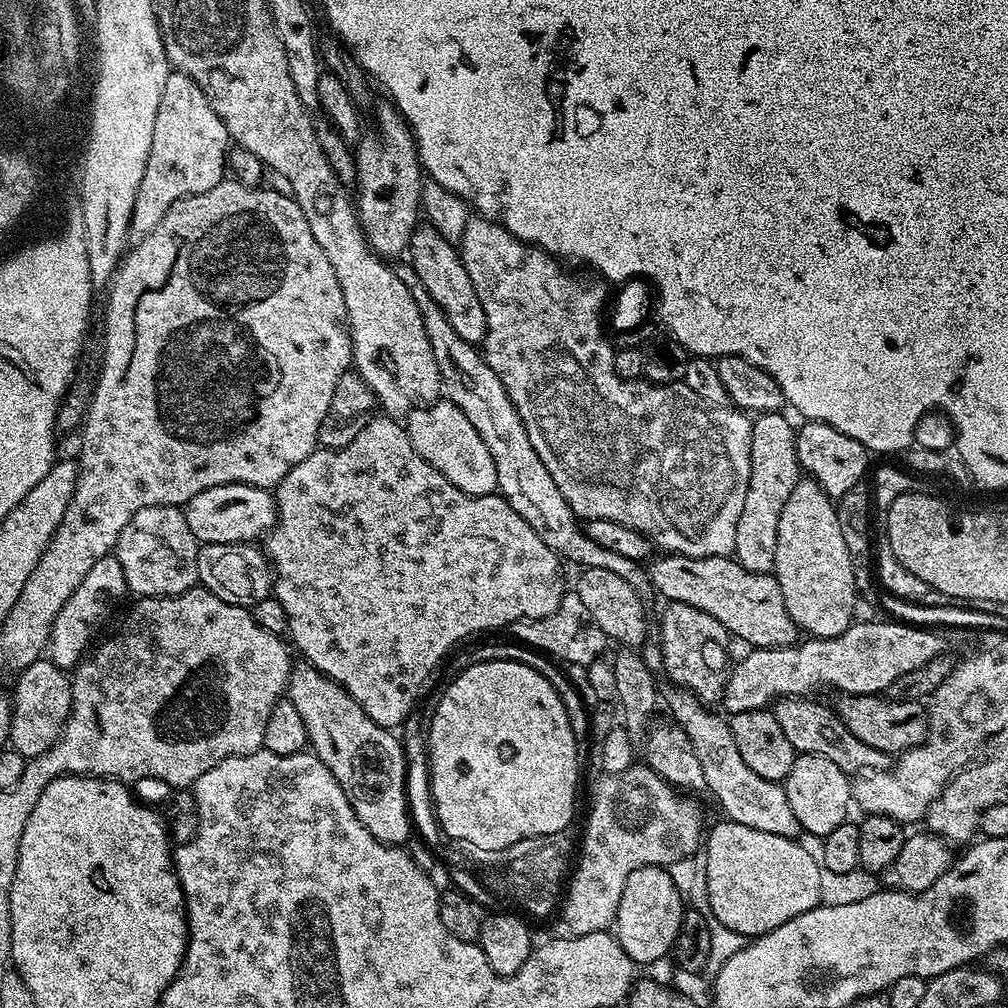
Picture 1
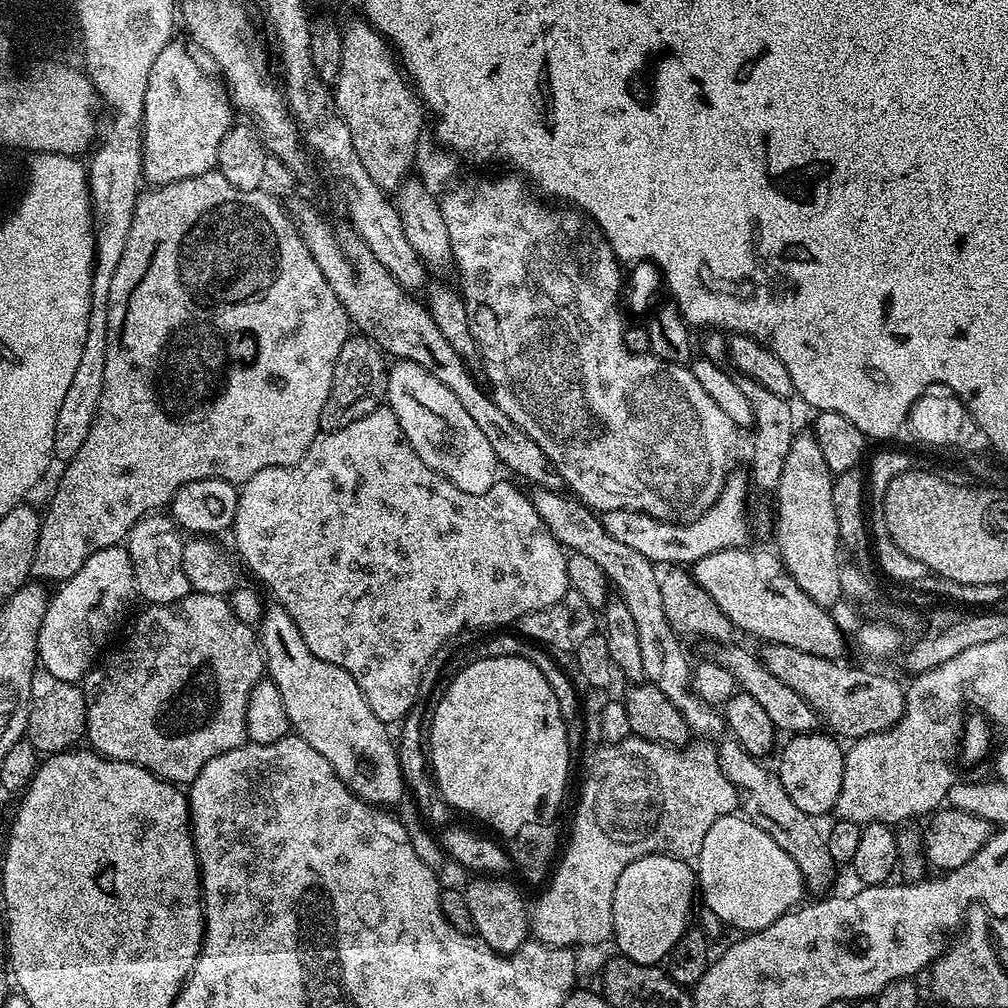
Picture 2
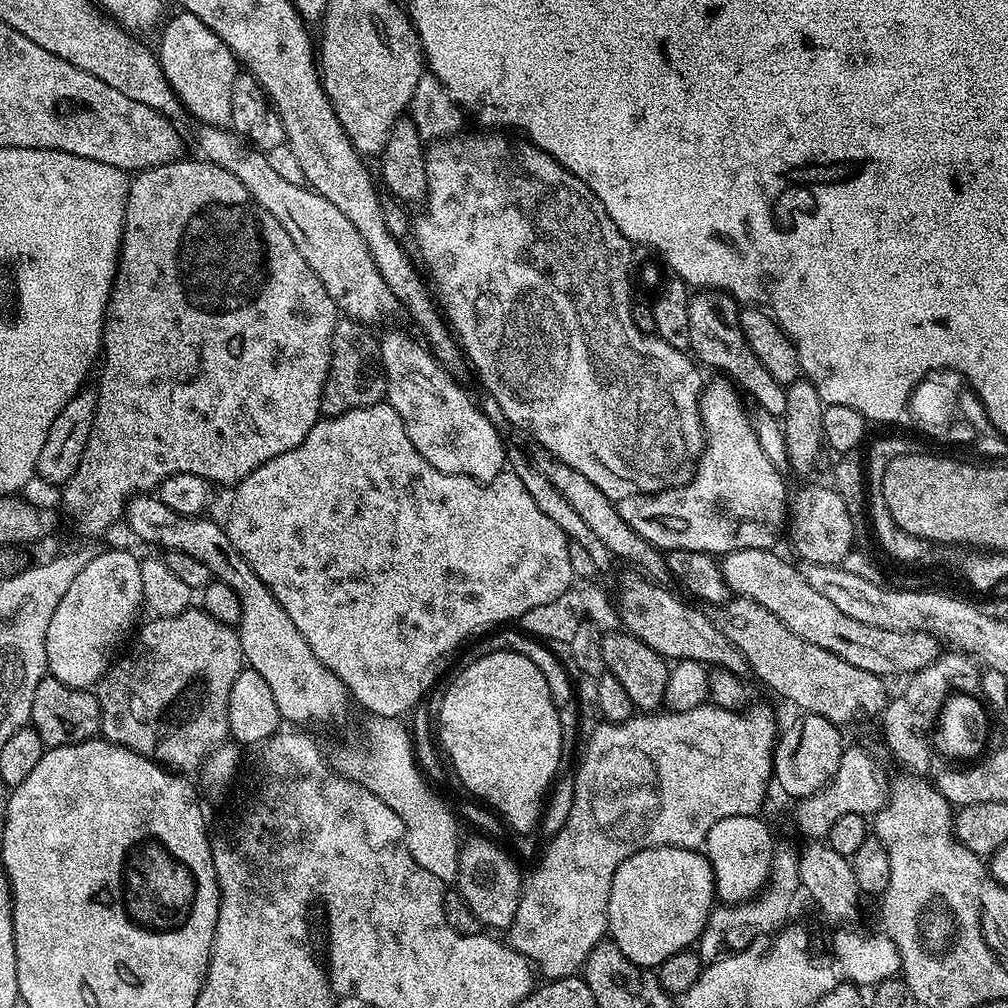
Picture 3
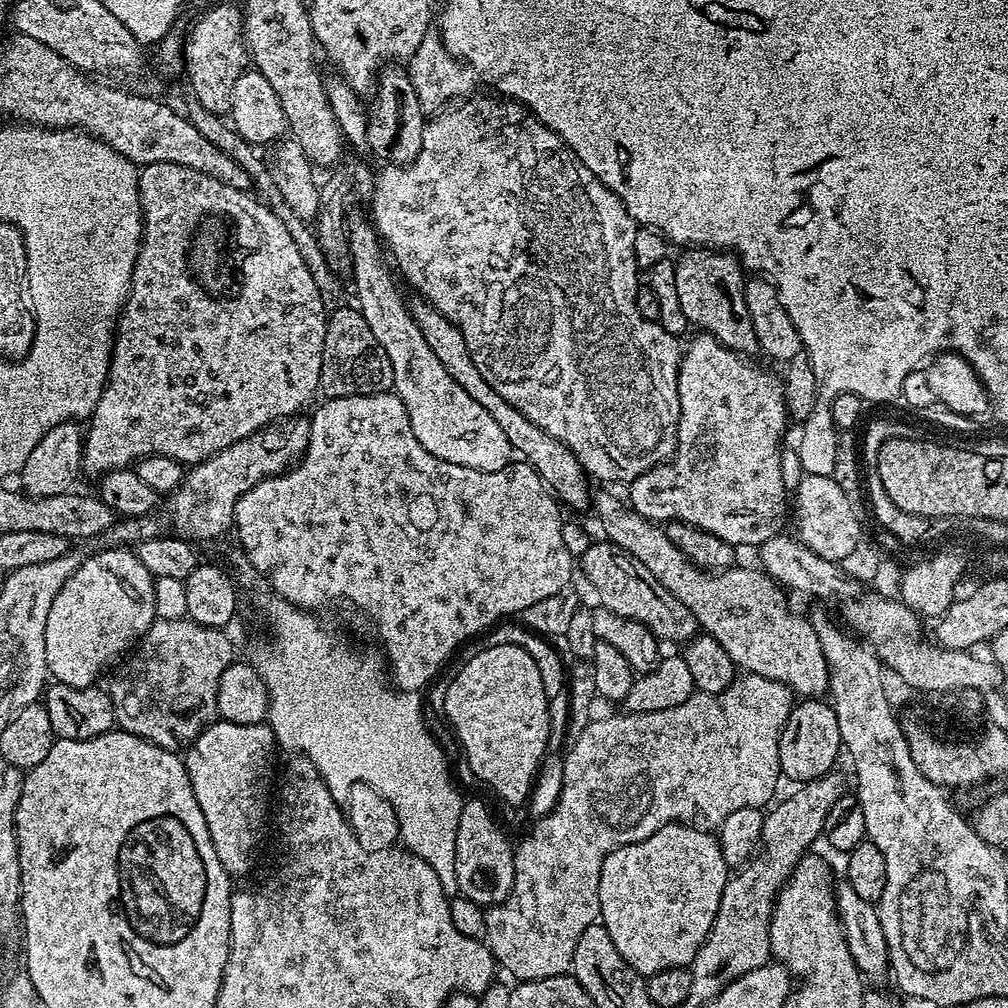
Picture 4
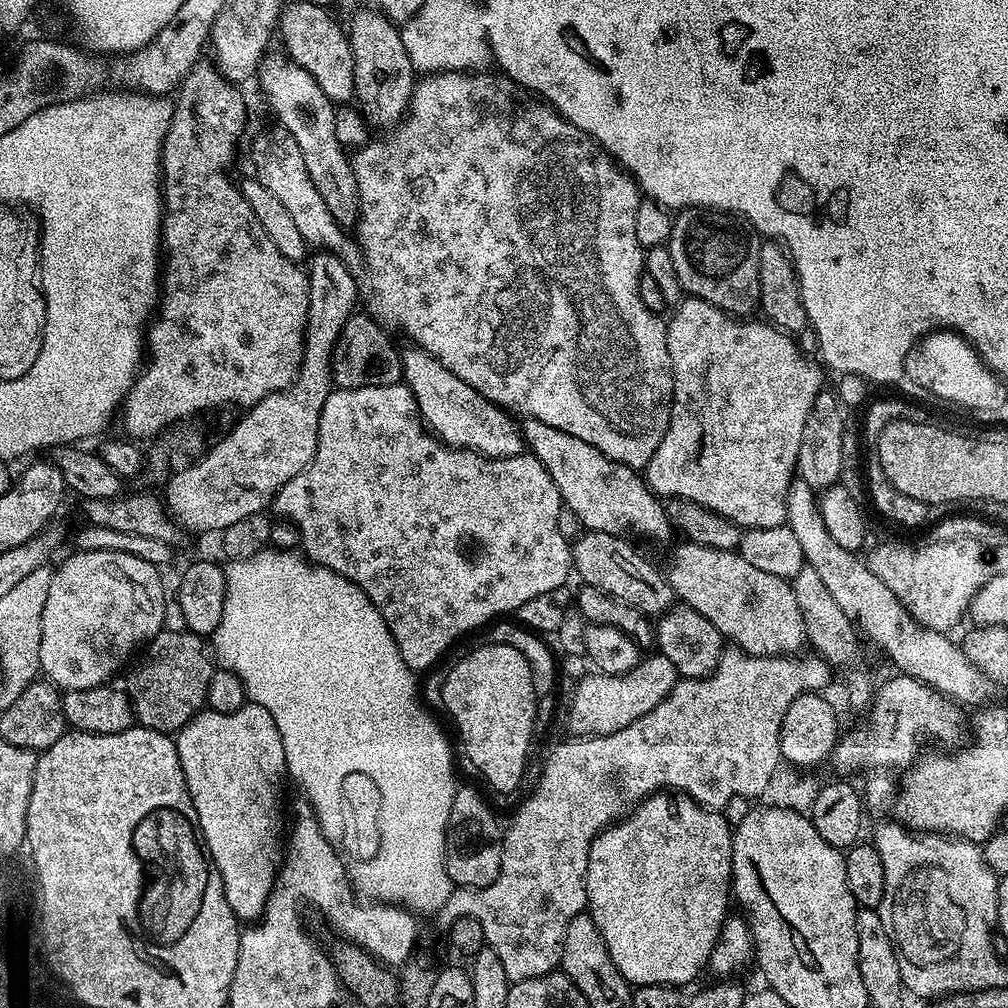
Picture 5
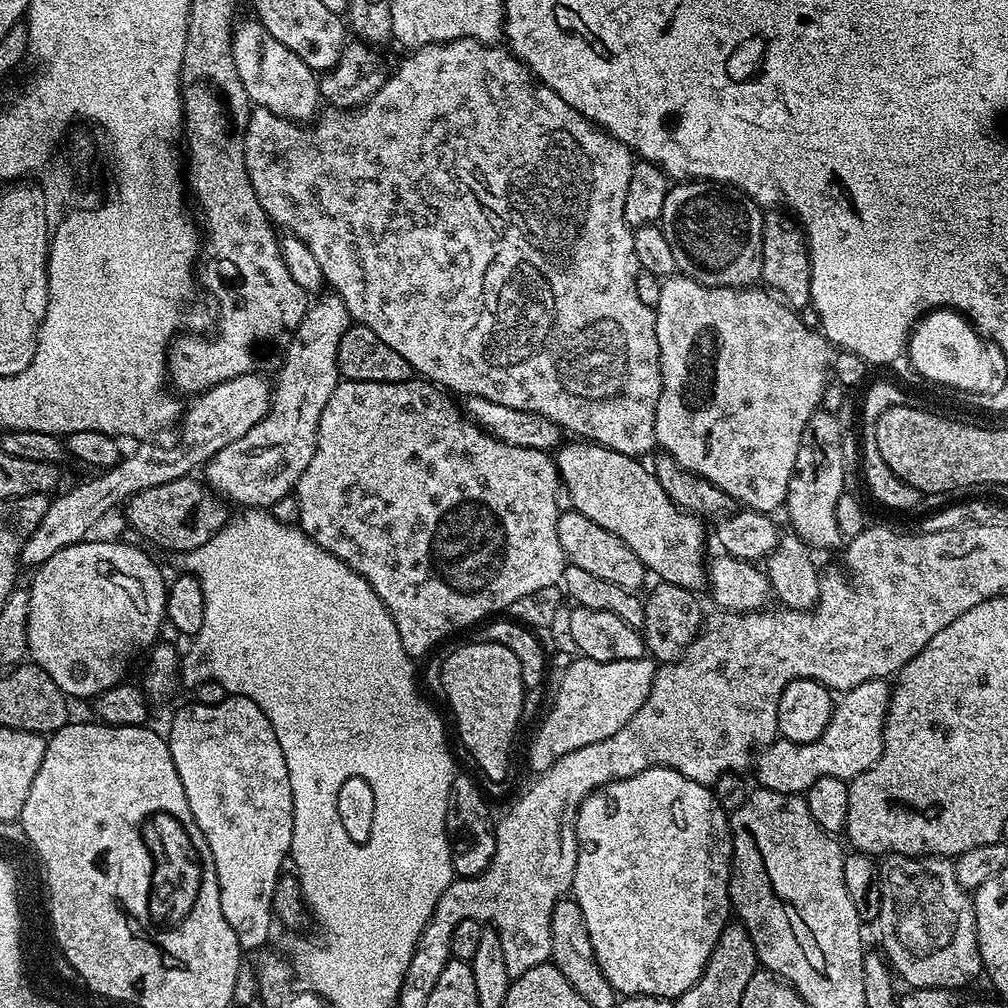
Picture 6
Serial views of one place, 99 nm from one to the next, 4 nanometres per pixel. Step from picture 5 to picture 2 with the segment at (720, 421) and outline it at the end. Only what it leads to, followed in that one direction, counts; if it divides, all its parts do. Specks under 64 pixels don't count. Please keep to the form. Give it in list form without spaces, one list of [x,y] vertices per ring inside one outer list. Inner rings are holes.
[[[729,475],[714,506],[687,522],[659,520],[645,512],[630,510],[610,510],[600,516],[600,521],[606,534],[610,534],[617,542],[638,550],[638,554],[642,554],[657,566],[691,566],[711,552],[743,548],[749,543],[748,488],[750,489],[750,480],[747,475]]]

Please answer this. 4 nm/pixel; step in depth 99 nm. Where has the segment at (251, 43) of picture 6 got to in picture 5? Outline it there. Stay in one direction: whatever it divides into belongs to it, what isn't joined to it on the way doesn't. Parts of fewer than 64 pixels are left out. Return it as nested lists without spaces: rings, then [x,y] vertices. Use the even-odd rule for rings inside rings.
[[[265,55],[260,61],[258,81],[272,112],[277,116],[279,127],[285,128],[298,142],[298,150],[302,150],[302,162],[306,162],[306,174],[314,182],[318,194],[322,194],[322,202],[326,202],[326,210],[340,223],[345,230],[355,229],[360,219],[360,195],[358,182],[354,178],[352,161],[345,147],[340,145],[335,134],[335,116],[337,105],[332,103],[326,94],[322,94],[322,86],[302,70],[287,55]]]

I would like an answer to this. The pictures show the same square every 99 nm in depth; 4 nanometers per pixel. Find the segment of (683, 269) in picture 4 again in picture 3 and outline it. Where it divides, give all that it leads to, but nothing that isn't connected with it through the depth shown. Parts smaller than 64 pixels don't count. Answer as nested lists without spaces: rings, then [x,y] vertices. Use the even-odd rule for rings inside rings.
[[[719,290],[697,291],[689,299],[688,305],[690,306],[690,348],[695,359],[701,365],[709,364],[710,367],[722,371],[719,373],[736,384],[749,401],[752,399],[757,409],[768,411],[777,418],[783,417],[786,410],[785,385],[775,380],[773,374],[766,370],[758,360],[758,355],[754,354],[754,350],[748,347],[744,340],[743,331],[740,329],[741,305],[736,303],[733,296]]]

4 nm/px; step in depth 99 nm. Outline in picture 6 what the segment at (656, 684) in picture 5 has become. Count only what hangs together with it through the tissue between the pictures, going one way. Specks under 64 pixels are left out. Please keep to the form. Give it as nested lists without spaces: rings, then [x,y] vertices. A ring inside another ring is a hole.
[[[647,655],[626,662],[594,662],[576,658],[556,688],[552,709],[543,713],[540,729],[528,744],[528,764],[533,773],[544,772],[558,762],[558,758],[574,750],[582,750],[582,746],[590,746],[610,738],[610,734],[618,734],[618,730],[622,730],[622,726],[642,710],[642,702],[648,700],[657,667],[656,660]]]

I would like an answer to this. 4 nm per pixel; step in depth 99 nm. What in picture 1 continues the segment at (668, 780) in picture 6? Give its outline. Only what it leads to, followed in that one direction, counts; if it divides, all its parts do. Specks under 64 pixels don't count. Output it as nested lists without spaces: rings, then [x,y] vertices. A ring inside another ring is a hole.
[[[651,864],[634,870],[626,878],[626,890],[622,890],[622,902],[618,902],[614,935],[637,966],[652,964],[673,951],[676,935],[686,907],[682,888],[676,885],[669,869]]]

